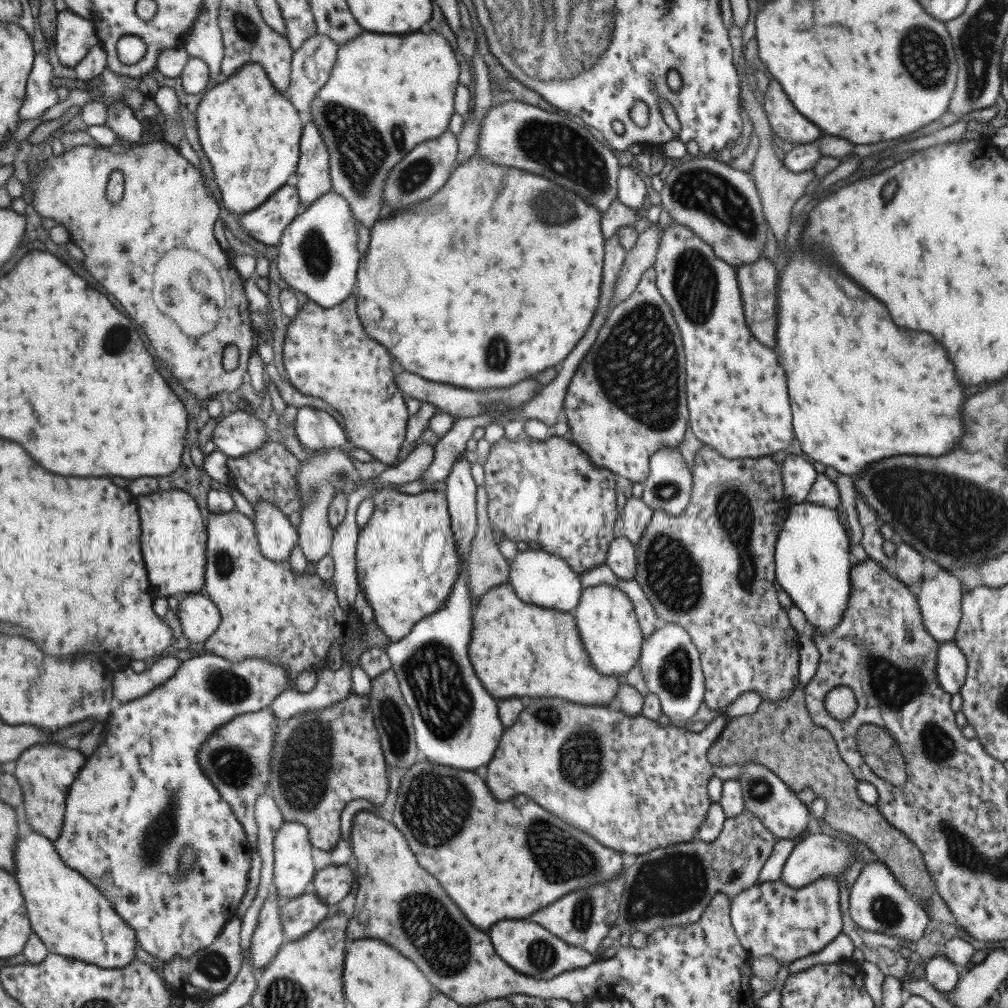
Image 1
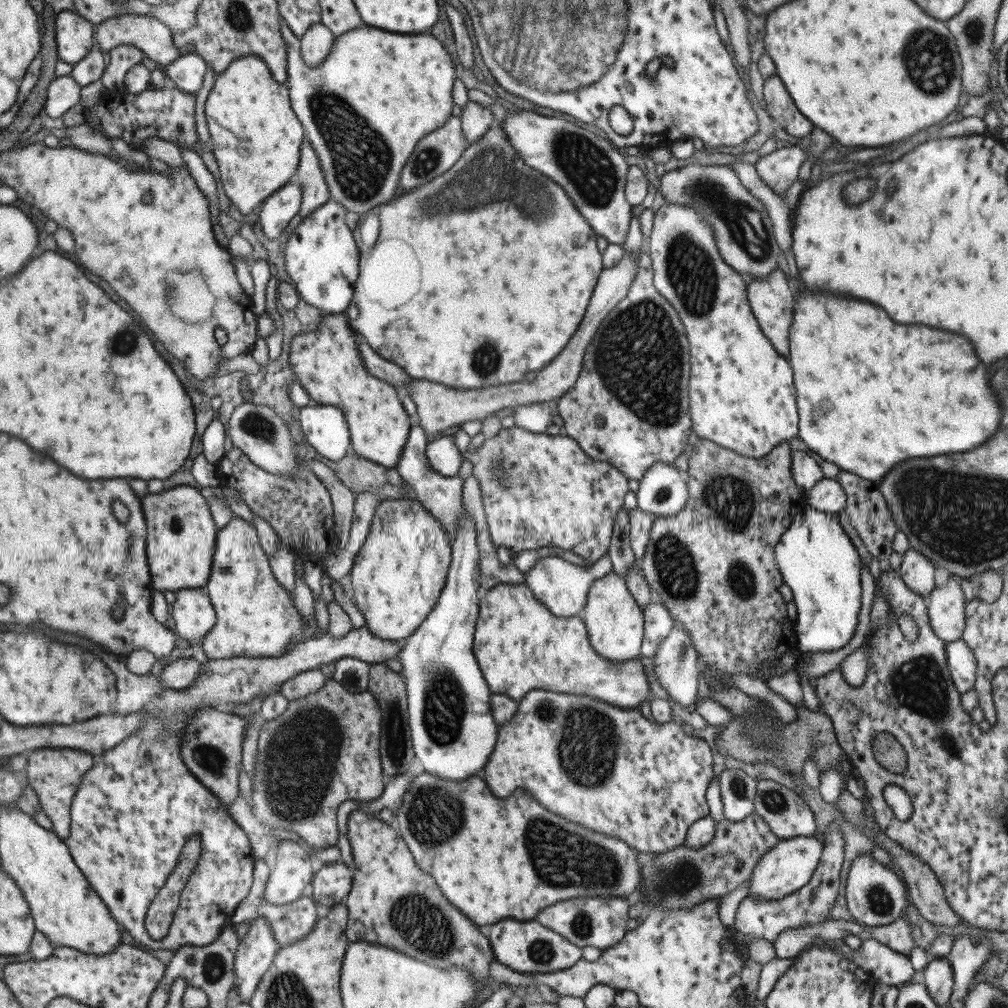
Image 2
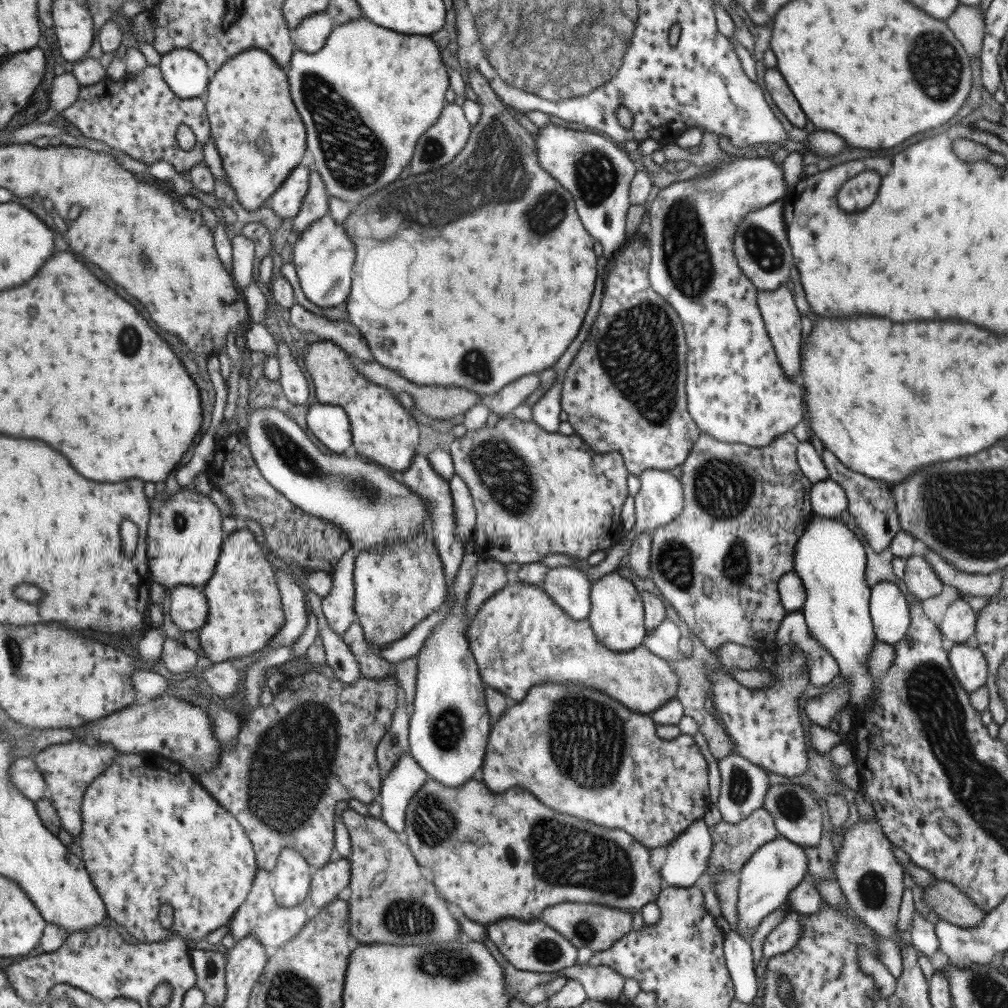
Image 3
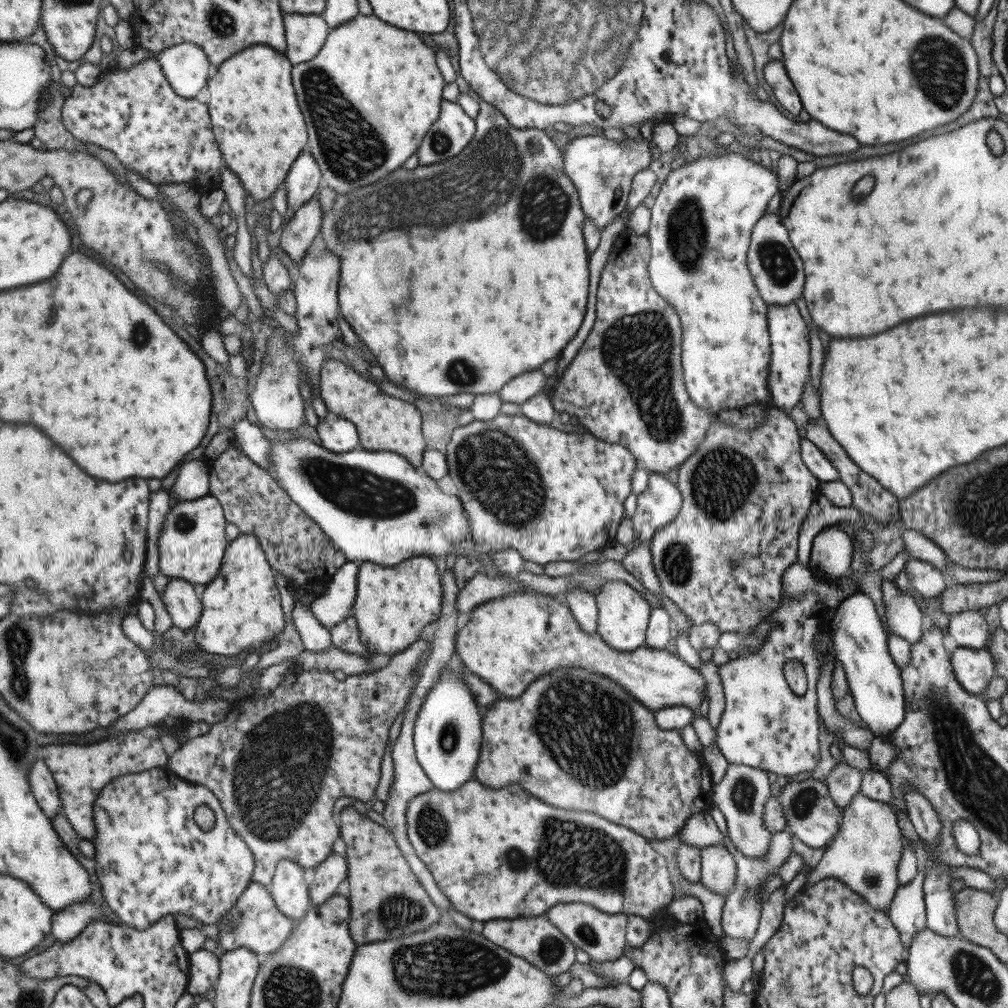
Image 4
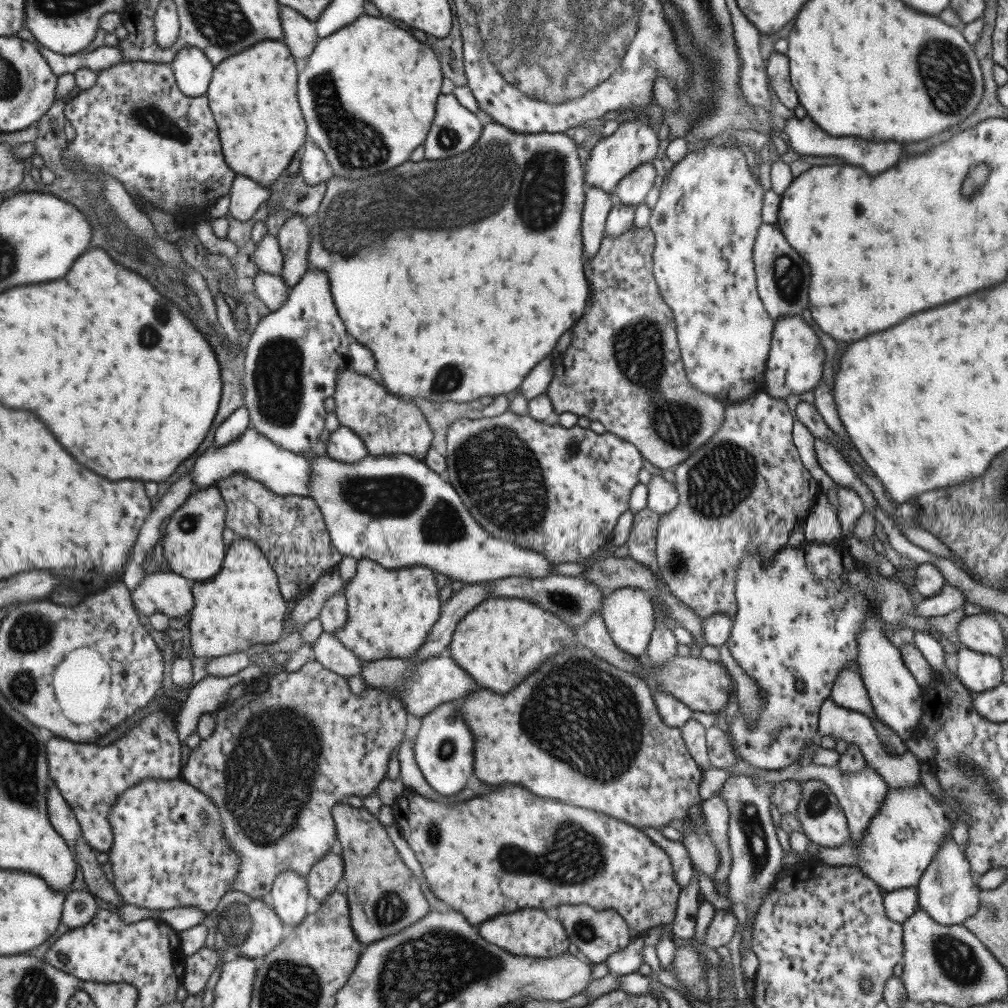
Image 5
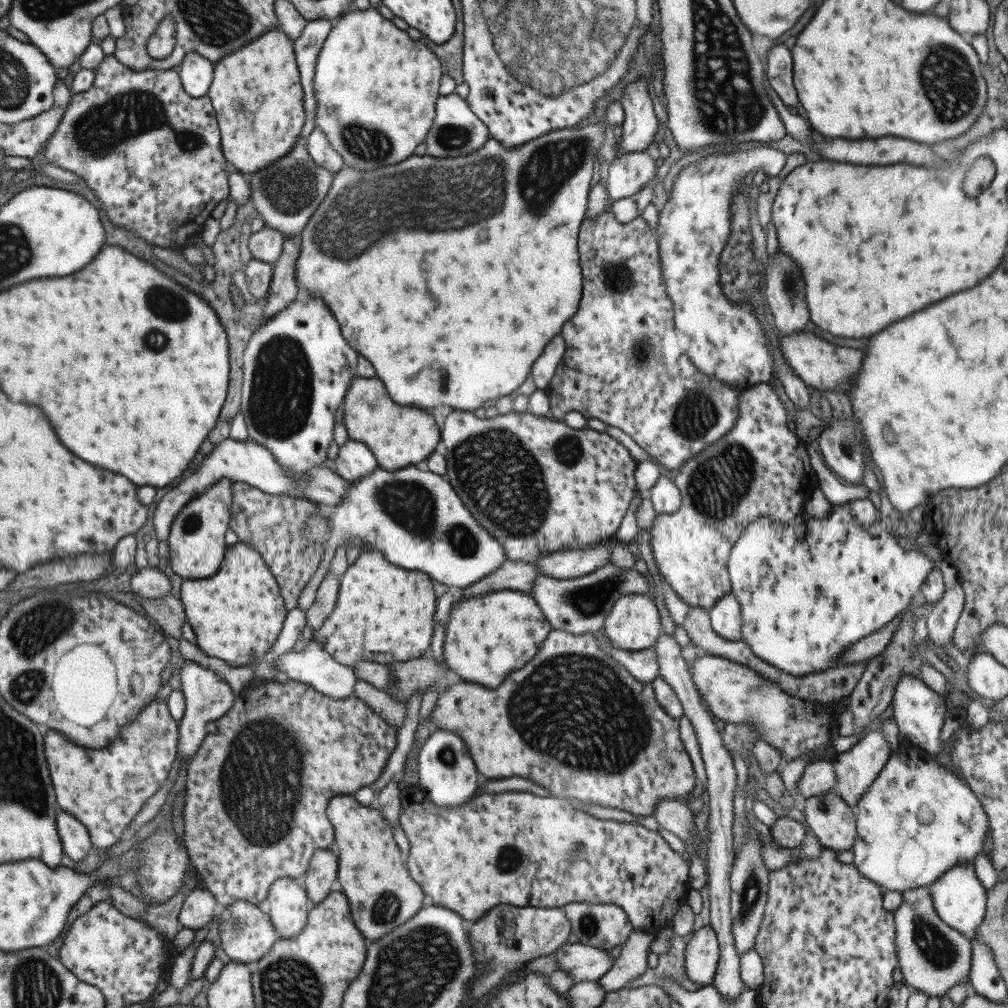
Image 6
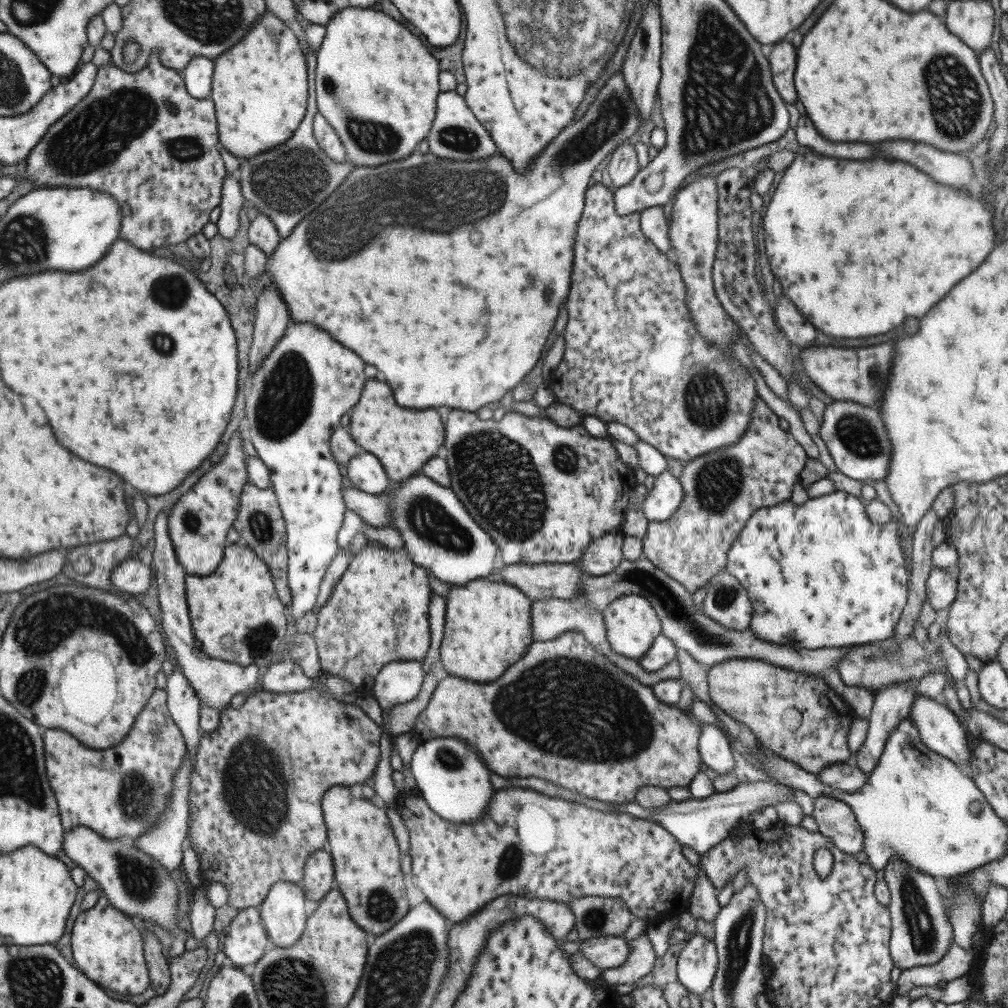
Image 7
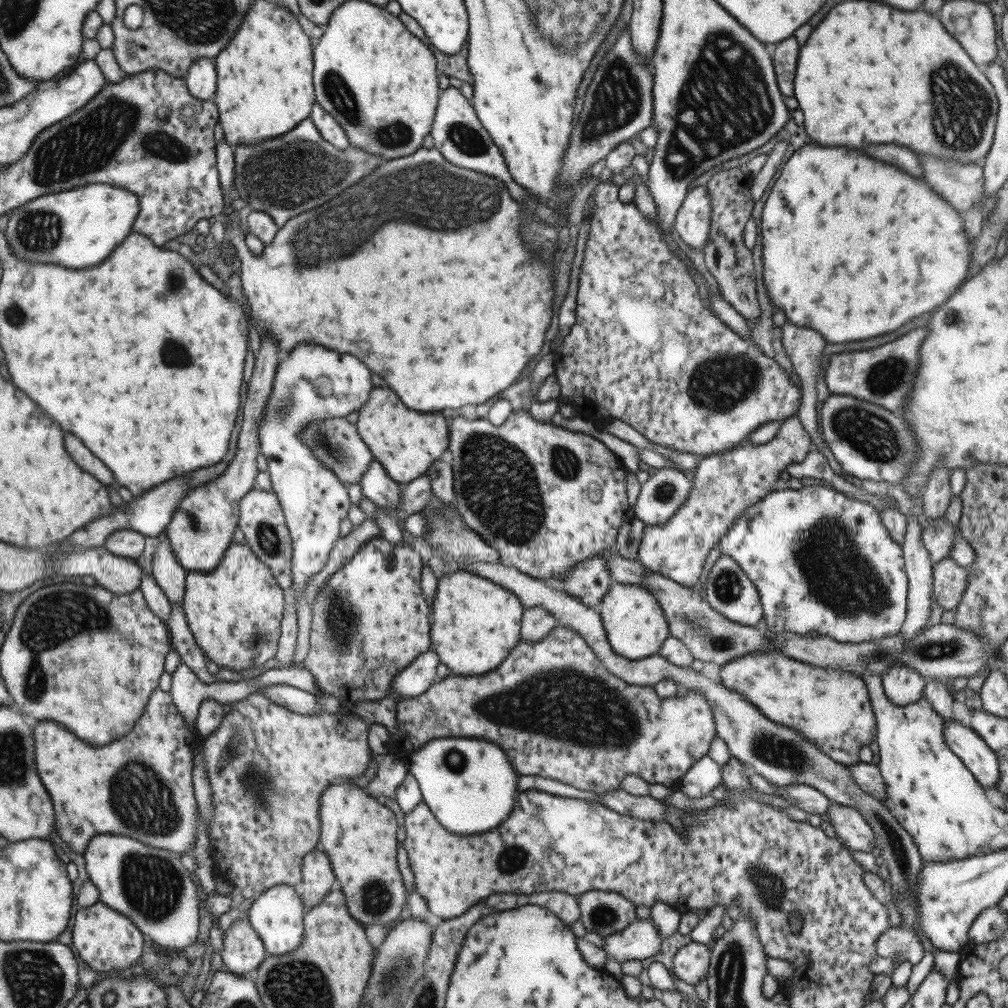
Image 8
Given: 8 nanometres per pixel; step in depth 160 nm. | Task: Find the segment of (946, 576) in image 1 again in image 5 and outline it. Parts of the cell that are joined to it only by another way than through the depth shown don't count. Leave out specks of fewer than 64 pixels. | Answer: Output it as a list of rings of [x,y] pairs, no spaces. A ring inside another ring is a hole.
[[[990,613],[965,616],[956,626],[956,635],[961,646],[997,658],[1007,644]]]

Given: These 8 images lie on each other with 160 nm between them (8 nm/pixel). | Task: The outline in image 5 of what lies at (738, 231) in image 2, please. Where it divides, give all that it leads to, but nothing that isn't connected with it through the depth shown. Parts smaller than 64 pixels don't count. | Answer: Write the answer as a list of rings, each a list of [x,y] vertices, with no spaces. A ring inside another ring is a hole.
[[[761,223],[752,246],[752,263],[756,278],[756,291],[765,312],[773,319],[801,314],[808,301],[808,264],[785,240],[780,228],[775,224]]]

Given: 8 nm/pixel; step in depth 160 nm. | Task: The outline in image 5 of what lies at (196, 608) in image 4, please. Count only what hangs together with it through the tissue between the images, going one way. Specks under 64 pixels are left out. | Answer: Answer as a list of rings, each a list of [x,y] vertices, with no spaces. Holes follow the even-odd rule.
[[[169,570],[155,571],[145,574],[130,591],[130,600],[136,612],[144,615],[162,613],[169,618],[187,617],[193,607],[193,584],[194,581]]]

